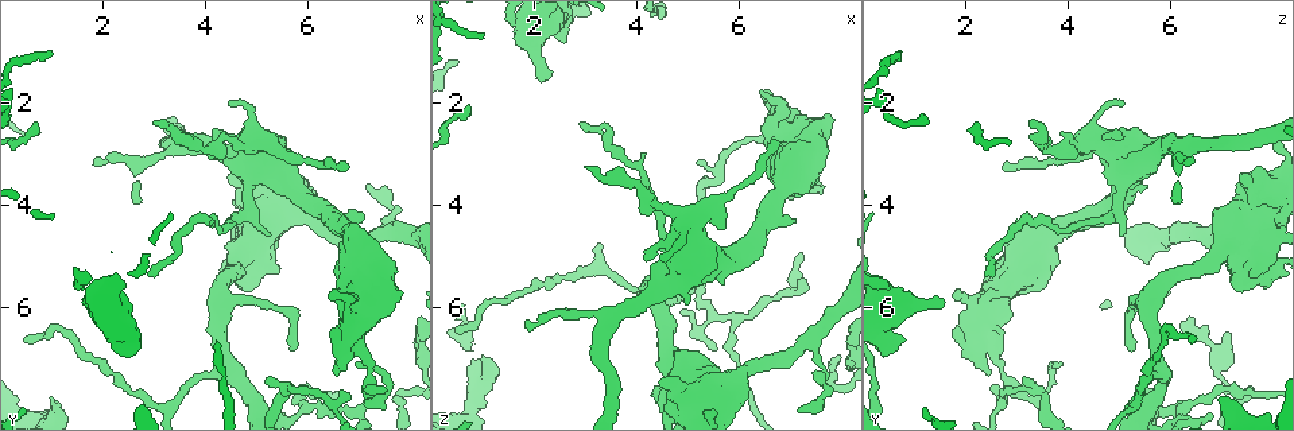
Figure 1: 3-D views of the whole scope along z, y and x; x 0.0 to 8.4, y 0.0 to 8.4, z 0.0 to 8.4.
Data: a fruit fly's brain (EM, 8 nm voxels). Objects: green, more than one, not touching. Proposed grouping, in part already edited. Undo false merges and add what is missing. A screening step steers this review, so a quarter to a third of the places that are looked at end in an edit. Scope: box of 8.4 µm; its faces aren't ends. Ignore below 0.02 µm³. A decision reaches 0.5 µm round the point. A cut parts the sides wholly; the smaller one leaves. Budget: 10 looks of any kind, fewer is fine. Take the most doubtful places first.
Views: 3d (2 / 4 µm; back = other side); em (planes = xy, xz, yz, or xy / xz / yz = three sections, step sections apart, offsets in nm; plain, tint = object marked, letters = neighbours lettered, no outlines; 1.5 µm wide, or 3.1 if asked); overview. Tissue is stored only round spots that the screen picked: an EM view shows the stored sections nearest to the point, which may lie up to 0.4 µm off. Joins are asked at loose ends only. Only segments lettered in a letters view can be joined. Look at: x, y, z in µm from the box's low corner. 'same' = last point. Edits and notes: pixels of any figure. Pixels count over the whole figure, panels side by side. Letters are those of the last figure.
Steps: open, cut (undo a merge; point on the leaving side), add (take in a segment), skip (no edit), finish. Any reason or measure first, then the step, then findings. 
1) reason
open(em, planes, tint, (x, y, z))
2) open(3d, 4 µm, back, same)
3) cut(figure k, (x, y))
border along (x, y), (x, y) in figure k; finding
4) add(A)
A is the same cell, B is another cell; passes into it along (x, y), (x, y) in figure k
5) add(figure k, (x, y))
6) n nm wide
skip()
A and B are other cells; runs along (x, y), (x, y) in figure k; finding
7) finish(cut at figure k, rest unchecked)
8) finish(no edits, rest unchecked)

an open end
open(em, planes, letters, (1.00, 7.80, 6.95))

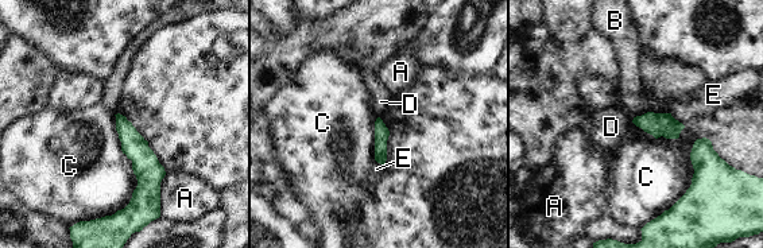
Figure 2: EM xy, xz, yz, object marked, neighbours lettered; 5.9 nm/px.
C touches over 600 nm
skip()
A, B, C, D and E are other cells; runs along (119, 117), (143, 158), (138, 197) in figure 2; none of them fits

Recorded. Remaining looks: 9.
open(3d, 4 µm, (3.90, 2.95, 3.55))

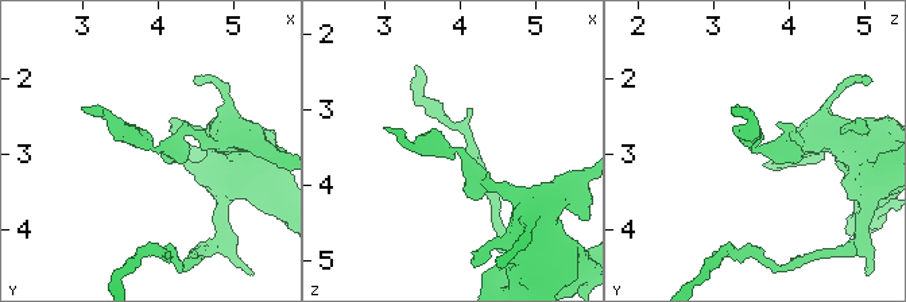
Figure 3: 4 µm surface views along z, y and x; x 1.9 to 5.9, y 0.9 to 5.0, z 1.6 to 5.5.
open(em, planes, tint, (3.90, 2.90, 3.55))

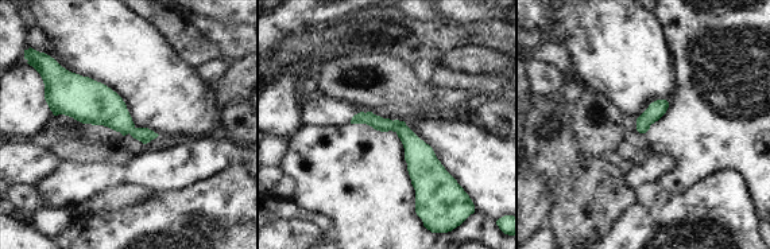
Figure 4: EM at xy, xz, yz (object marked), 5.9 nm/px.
see the neighbours
open(em, planes, letters, same)

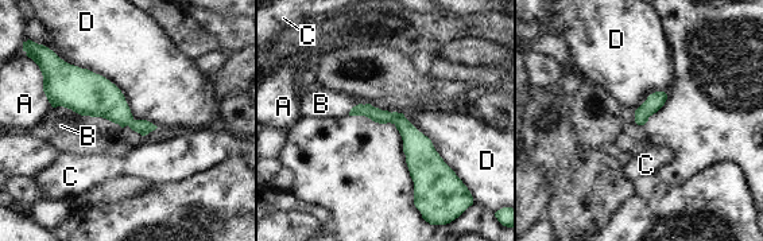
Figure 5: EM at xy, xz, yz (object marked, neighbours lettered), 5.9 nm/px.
skip()
A, B, C and D are other cells; runs along (356, 109), (409, 132), (428, 189) in figure 5; one neuron here

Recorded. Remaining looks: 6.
abrupt turn
open(em, planes, plain, (7.20, 7.75, 3.20))

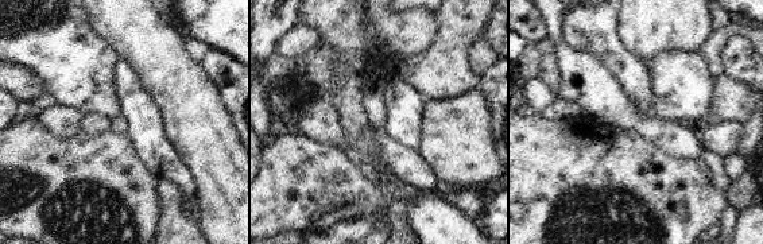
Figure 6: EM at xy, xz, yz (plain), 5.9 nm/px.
where the object lies
open(em, planes, tint, same)

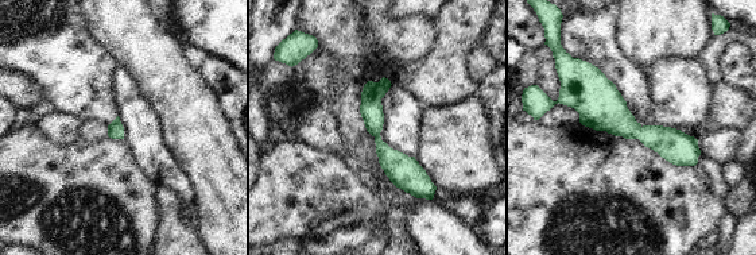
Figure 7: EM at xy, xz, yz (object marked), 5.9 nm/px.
what lies round it
open(em, planes, letters, same)

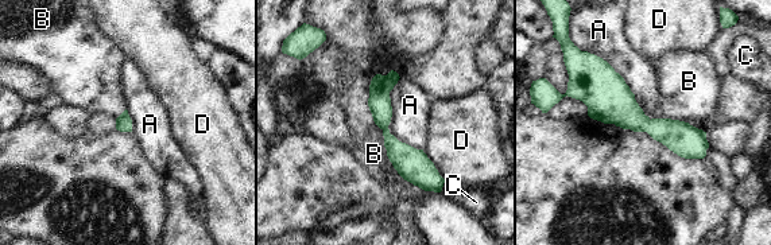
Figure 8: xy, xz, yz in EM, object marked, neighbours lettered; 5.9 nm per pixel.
100 nm wide
skip()
A, B, C and D are other cells; all the same neuron

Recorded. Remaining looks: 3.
narrows sharply
open(3d, 4 µm, back, (2.45, 7.60, 5.40))

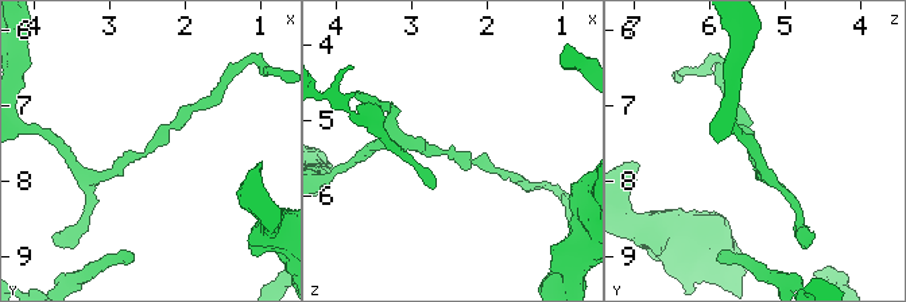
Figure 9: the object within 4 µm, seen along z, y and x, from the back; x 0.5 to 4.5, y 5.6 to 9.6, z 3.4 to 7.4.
open(em, planes, letters, (2.50, 7.60, 5.40))

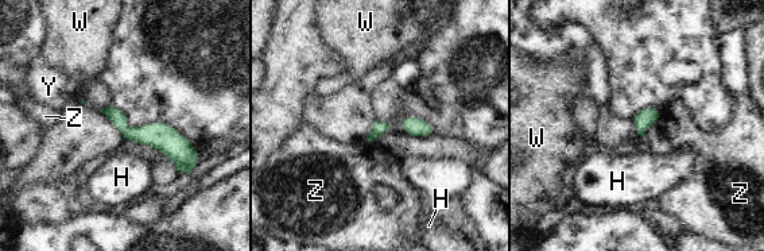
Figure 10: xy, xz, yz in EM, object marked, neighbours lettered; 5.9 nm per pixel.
skip()
H, W, Y and Z are other cells; border along (659, 112), (655, 120) in figure 10; one neuron here

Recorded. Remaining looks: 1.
finish(no edits, rest unchecked)

